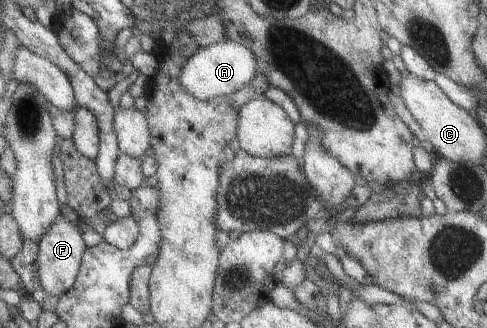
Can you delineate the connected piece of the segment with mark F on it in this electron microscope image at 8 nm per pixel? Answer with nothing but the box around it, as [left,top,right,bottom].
[39,217,87,296]

